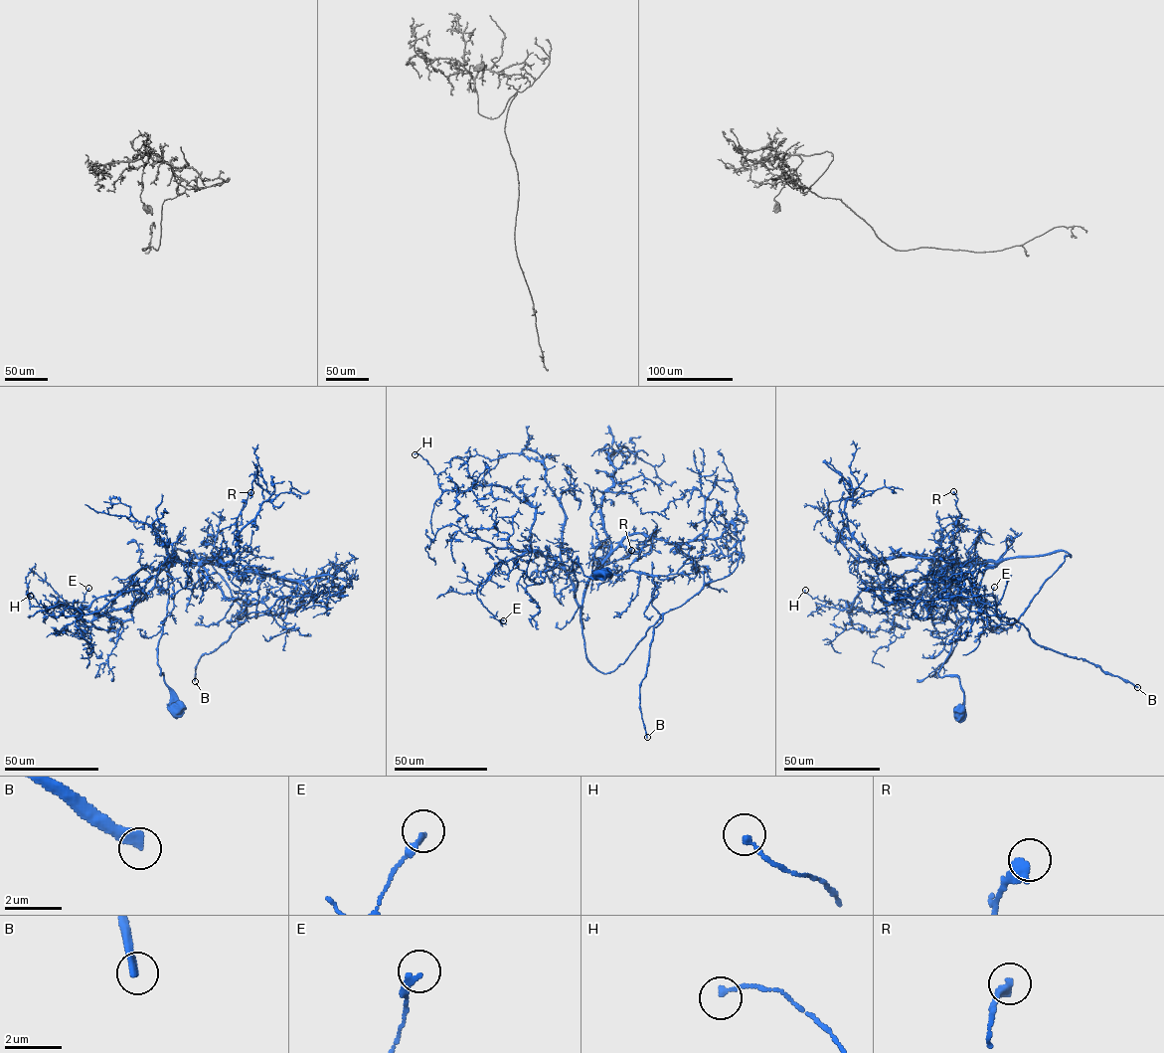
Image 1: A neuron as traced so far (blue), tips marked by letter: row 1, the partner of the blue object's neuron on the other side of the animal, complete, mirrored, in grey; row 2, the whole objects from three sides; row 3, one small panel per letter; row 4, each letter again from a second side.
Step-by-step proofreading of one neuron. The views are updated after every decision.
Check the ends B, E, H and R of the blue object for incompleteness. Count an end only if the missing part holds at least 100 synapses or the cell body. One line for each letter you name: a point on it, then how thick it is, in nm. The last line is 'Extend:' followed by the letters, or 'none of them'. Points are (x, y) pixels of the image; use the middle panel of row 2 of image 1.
B: at (647, 737); 360 nm thick
Extend: B

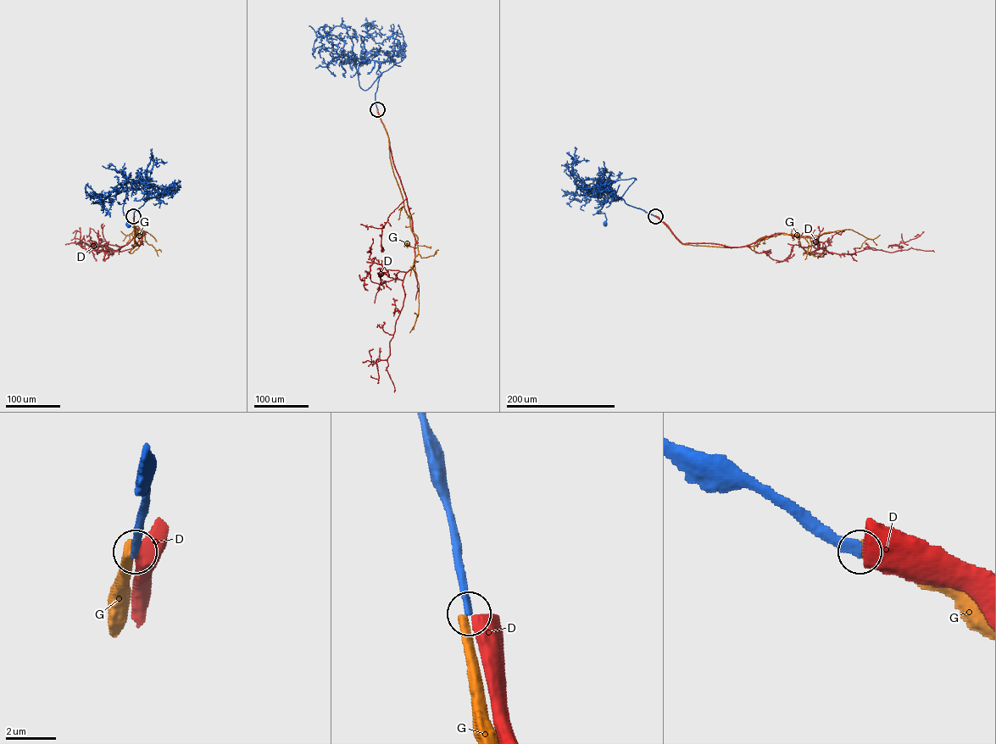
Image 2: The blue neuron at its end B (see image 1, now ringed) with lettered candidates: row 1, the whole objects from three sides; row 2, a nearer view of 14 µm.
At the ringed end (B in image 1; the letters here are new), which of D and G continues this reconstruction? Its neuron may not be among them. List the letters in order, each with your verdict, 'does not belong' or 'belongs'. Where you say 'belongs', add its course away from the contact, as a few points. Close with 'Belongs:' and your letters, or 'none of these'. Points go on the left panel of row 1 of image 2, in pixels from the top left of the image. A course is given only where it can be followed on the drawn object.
D: does not belong
G: does not belong
Belongs: none of these

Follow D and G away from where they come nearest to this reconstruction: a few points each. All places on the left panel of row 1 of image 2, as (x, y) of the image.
D: (133, 216), (134, 242), (140, 244), (143, 230), (119, 251), (93, 248), (79, 239), (80, 231), (73, 233)
G: (133, 216), (131, 245), (137, 244), (142, 230), (147, 231), (138, 235), (136, 225), (127, 235), (120, 230)

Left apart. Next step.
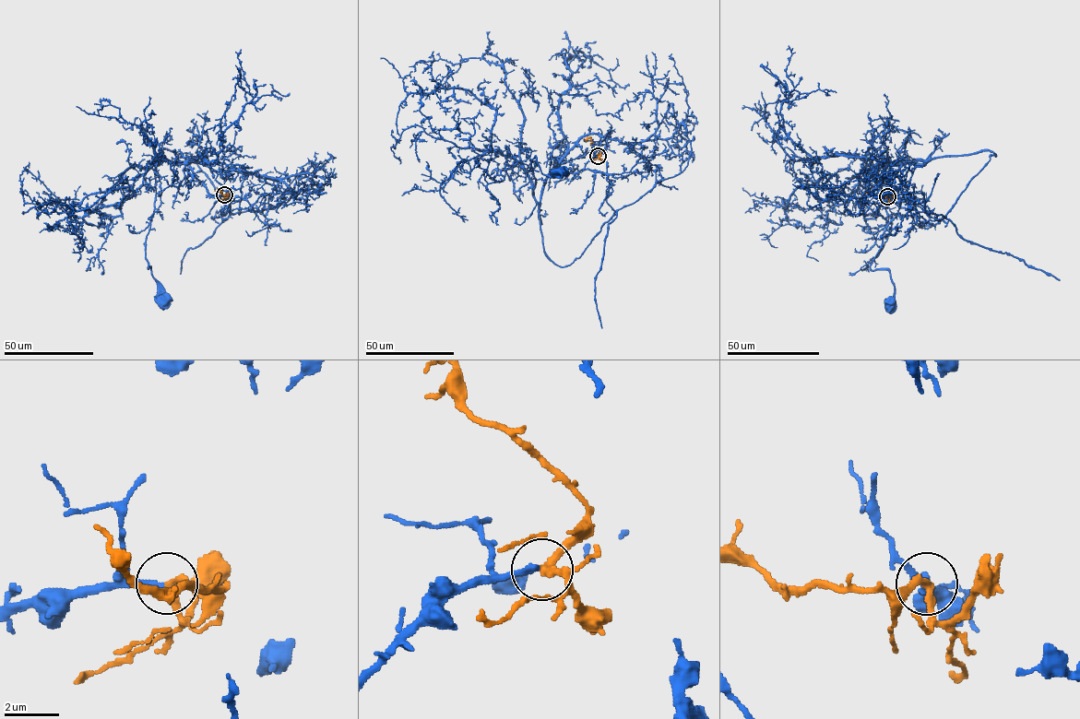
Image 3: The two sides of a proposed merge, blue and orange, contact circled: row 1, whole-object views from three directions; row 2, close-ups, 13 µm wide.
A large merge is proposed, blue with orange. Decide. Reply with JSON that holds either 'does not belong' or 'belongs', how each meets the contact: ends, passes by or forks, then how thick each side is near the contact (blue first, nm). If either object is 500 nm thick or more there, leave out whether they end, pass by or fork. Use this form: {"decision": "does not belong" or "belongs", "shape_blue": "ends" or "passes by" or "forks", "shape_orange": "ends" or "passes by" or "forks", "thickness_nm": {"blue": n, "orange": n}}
{"decision": "belongs", "shape_blue": "ends", "shape_orange": "passes by", "thickness_nm": {"blue": 240, "orange": 260}}

